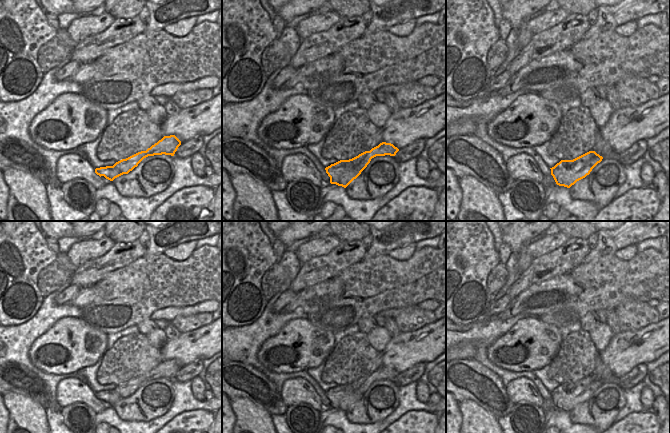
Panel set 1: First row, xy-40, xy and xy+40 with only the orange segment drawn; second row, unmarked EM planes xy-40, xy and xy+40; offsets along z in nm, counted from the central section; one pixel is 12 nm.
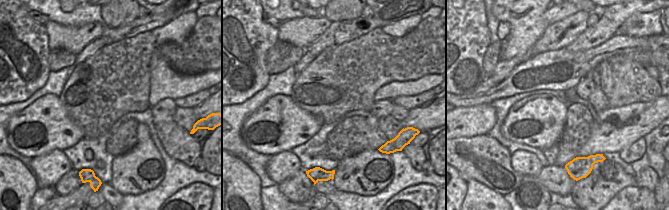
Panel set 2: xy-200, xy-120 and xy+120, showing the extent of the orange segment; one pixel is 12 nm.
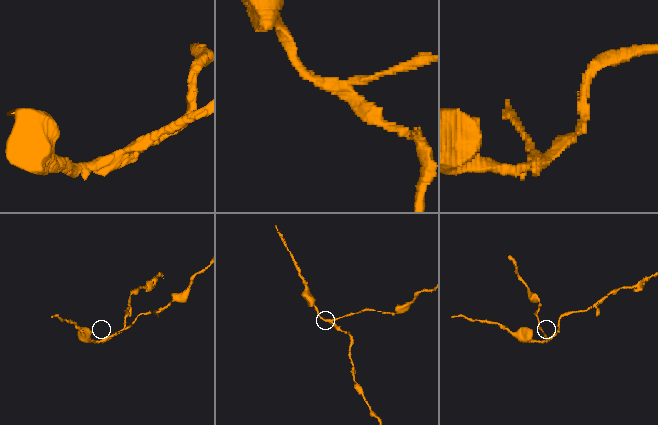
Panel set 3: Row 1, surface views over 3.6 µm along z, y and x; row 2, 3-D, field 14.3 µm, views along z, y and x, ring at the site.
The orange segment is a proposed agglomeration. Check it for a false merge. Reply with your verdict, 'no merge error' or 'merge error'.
merge error

